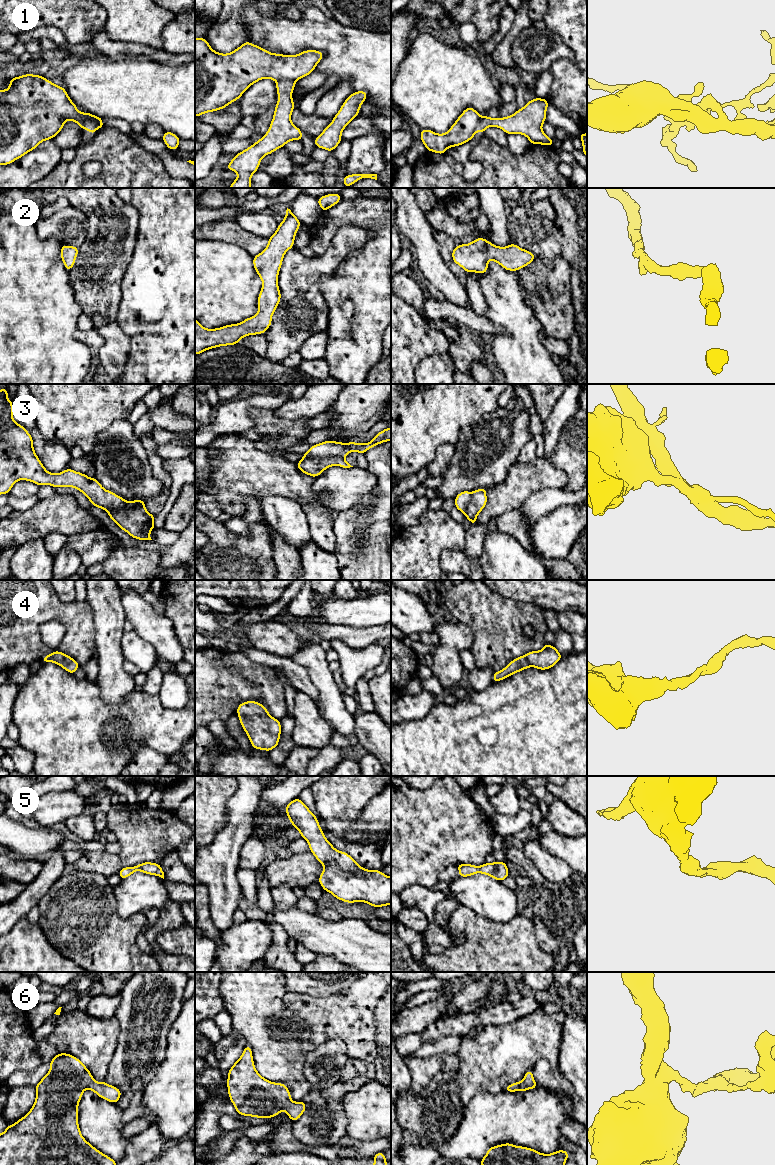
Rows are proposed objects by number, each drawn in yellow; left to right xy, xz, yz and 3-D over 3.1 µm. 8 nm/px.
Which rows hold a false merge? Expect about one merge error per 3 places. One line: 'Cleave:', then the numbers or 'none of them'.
Cleave: 1, 3

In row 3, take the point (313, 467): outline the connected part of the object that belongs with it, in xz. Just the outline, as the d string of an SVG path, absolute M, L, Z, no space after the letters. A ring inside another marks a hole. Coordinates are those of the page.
M331 456L328 458L303 458L296 464L301 472L314 478L331 466L340 466L343 468L353 467L343 457L338 456Z

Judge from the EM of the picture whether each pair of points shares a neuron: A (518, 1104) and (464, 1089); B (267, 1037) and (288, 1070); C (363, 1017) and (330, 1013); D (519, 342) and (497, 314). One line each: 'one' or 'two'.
A: two
B: one
C: one
D: one

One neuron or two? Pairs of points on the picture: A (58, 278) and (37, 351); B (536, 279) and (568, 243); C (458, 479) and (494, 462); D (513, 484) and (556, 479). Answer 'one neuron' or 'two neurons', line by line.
A: one neuron
B: two neurons
C: one neuron
D: one neuron

